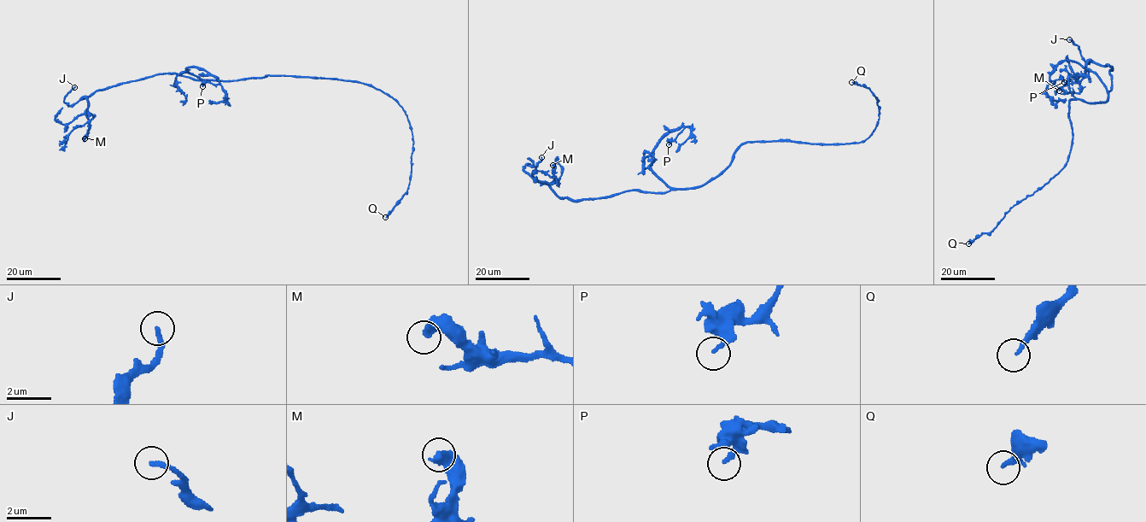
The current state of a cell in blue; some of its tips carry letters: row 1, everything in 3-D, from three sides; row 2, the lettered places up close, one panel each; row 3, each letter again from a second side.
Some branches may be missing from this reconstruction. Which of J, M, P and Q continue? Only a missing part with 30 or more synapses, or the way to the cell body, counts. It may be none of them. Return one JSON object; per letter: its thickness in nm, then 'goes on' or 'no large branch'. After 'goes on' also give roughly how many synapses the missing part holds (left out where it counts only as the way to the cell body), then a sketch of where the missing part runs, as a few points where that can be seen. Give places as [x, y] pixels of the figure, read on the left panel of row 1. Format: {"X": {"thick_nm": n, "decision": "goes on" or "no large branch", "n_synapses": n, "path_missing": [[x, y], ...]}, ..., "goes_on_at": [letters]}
{"J": {"thick_nm": 220, "decision": "no large branch"}, "M": {"thick_nm": 440, "decision": "no large branch"}, "P": {"thick_nm": 160, "decision": "no large branch"}, "Q": {"thick_nm": 240, "decision": "no large branch"}, "goes_on_at": []}

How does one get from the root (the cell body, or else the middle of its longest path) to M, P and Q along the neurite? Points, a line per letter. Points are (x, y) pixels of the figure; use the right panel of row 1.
M: (1084, 101), (1106, 102), (1112, 85), (1111, 66), (1089, 60), (1079, 84), (1079, 91), (1059, 90)
P: (1084, 101), (1107, 98), (1096, 73), (1066, 61), (1049, 76), (1064, 82)
Q: (1084, 101), (1069, 101), (1072, 143), (1062, 168), (1042, 187), (1011, 208), (992, 230), (968, 243)

